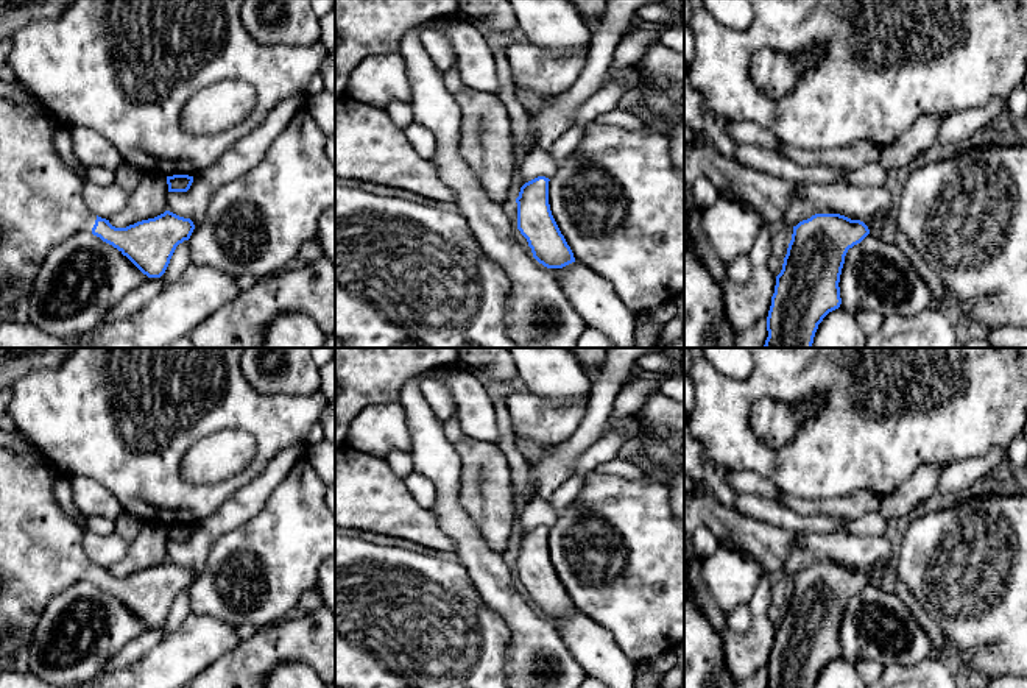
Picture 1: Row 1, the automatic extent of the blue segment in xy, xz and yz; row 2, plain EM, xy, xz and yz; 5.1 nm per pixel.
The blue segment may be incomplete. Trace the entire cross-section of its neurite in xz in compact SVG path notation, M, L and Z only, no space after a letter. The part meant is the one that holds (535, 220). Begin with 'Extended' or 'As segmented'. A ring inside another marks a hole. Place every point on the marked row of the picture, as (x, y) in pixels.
As segmented. M538 176L521 187L517 229L527 239L533 257L547 268L563 268L575 262L549 204L549 178Z

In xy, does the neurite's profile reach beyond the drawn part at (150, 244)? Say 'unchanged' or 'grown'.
grown

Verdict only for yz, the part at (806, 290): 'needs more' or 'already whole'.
already whole

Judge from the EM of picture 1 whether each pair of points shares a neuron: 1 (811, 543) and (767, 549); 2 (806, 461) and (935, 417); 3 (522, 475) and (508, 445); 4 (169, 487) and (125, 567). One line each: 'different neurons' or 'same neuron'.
1: different neurons
2: same neuron
3: same neuron
4: different neurons

